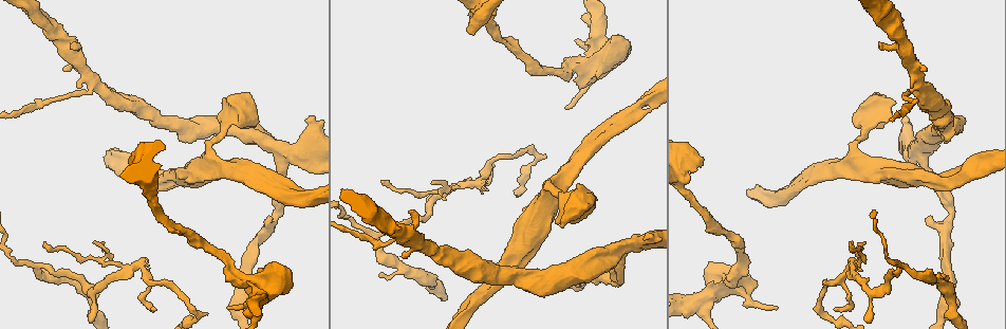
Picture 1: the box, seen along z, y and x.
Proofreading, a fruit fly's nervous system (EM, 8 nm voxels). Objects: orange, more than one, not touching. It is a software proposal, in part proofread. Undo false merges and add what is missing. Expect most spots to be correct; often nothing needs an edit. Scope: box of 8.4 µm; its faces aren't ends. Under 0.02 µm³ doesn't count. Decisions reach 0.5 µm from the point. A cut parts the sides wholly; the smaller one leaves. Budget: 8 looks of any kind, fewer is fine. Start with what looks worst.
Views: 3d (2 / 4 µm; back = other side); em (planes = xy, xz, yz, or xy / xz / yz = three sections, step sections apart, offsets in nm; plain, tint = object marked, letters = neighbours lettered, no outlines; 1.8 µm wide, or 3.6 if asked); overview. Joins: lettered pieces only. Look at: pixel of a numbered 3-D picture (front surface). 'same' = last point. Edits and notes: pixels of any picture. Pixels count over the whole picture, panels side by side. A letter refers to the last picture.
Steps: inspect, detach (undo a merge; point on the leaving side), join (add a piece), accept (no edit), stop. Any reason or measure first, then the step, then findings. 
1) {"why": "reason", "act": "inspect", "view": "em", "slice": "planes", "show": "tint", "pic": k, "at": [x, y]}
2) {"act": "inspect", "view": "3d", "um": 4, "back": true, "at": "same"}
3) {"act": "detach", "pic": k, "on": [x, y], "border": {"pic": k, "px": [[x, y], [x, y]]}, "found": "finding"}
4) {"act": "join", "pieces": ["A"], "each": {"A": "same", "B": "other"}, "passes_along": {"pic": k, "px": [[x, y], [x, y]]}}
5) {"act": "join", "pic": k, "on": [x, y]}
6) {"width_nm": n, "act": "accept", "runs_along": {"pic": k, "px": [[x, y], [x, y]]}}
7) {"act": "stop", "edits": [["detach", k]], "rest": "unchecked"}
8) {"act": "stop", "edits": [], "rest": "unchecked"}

{"why": "free end", "act": "inspect", "view": "3d", "um": 4, "pic": 1, "at": [409, 213]}

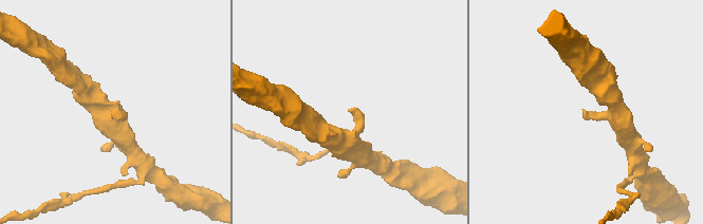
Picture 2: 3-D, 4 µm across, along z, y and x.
{"why": "need the tissue", "act": "inspect", "view": "em", "um": 3.6, "slice": "planes", "show": "letters", "pic": 2, "at": [585, 111]}

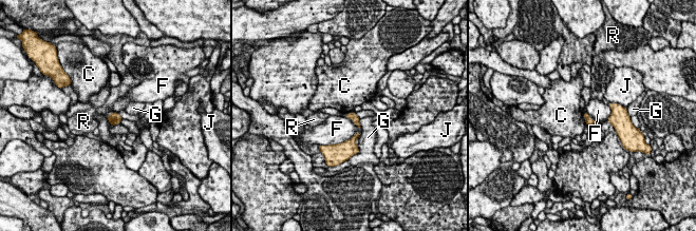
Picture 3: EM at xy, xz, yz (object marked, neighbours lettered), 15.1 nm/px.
{"act": "accept", "each": {"C": "other", "F": "other", "G": "other", "J": "other", "R": "other"}, "border": {"pic": 3, "px": [[359, 133], [343, 141], [328, 145]]}, "found": "none of them fits"}

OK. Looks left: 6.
{"why": "branch stops here", "act": "inspect", "view": "3d", "um": 4, "pic": 1, "at": [469, 32]}

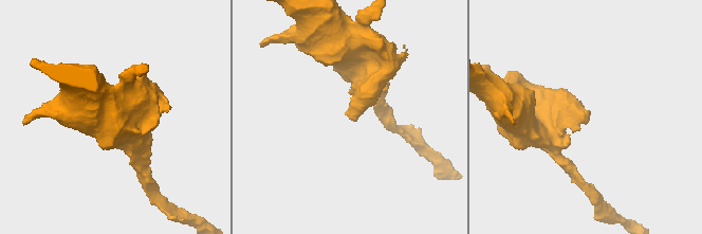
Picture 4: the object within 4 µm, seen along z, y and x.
{"act": "inspect", "view": "em", "slice": "planes", "show": "letters", "pic": 4, "at": [587, 121]}

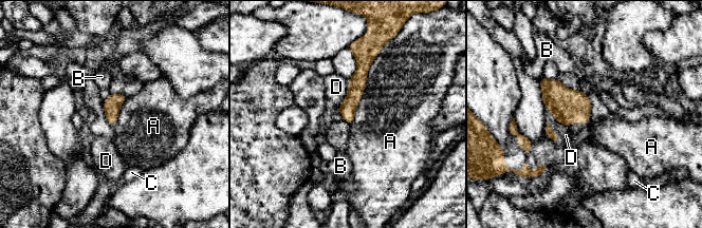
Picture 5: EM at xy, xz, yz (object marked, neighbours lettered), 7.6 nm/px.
{"act": "accept", "each": {"A": "other", "B": "other", "C": "other", "D": "other"}, "runs_along": {"pic": 5, "px": [[359, 56], [348, 119]]}, "found": "none of them fits"}

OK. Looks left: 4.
{"why": "thick turns thin", "act": "inspect", "view": "em", "slice": "xz", "step": 16, "show": "tint", "pic": 1, "at": [575, 203]}

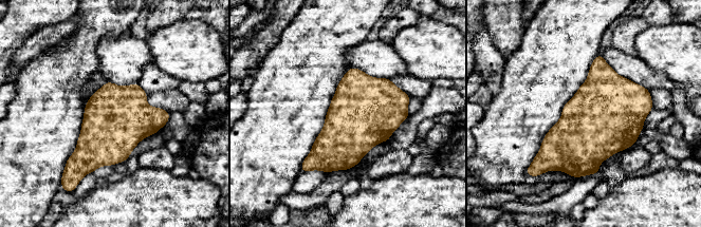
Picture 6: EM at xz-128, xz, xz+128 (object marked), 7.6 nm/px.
{"why": "what lies round it", "act": "inspect", "view": "em", "slice": "xz", "step": 16, "show": "letters", "at": "same"}

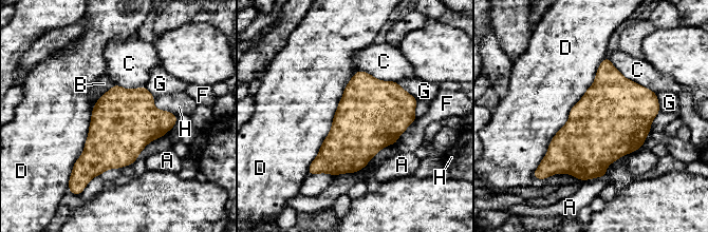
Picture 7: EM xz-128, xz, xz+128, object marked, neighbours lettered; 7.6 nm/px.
{"act": "accept", "each": {"A": "other", "B": "other", "C": "other", "D": "other", "F": "other", "G": "other", "H": "other"}, "border": {"pic": 7, "px": [[607, 56], [539, 163]]}, "found": "continuous, no second cell"}

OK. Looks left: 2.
{"act": "stop", "edits": [], "rest": "unchecked"}

